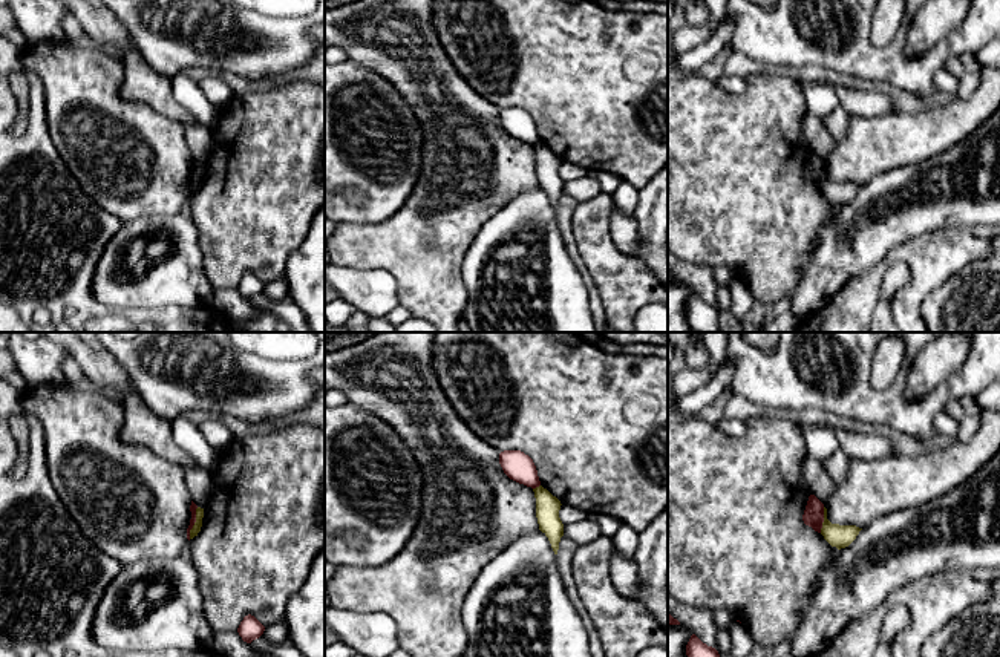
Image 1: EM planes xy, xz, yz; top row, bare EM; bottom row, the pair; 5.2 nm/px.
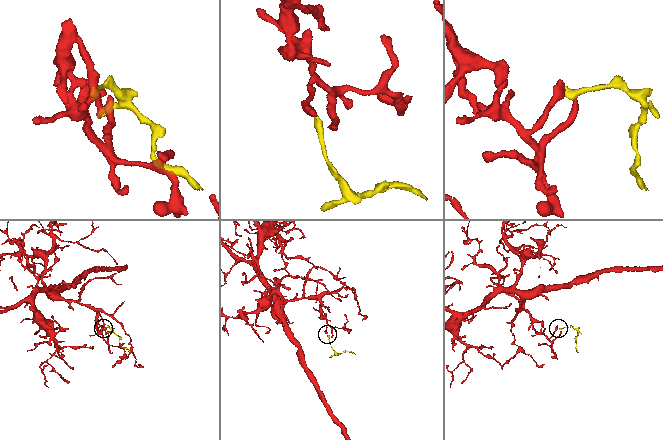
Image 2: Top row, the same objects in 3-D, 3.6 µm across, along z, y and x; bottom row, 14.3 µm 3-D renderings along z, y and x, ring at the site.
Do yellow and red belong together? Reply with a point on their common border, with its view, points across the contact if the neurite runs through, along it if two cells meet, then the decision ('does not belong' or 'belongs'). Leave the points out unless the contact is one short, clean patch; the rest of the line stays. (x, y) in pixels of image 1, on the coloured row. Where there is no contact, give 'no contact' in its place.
xy (195, 522) | along xy (198, 507), (189, 538) | does not belong

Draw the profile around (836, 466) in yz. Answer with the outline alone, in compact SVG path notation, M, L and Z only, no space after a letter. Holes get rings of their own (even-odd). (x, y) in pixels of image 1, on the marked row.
M838 447L835 453L822 463L822 466L835 484L841 484L847 476L850 456Z

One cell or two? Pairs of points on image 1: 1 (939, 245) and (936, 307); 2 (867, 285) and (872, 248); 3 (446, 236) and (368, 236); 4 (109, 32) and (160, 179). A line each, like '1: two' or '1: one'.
1: two
2: two
3: one
4: two

